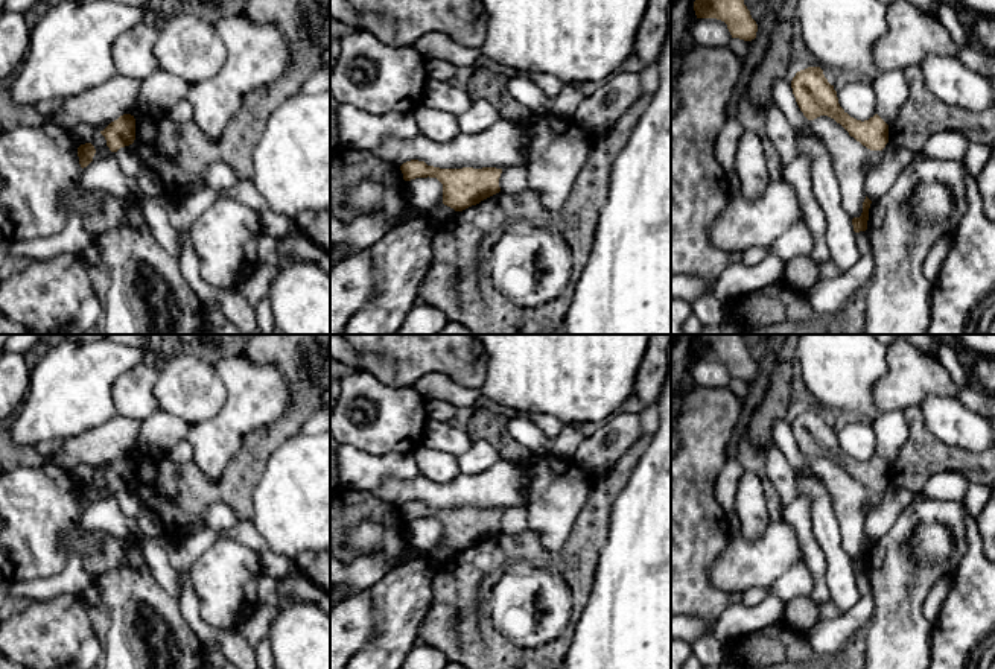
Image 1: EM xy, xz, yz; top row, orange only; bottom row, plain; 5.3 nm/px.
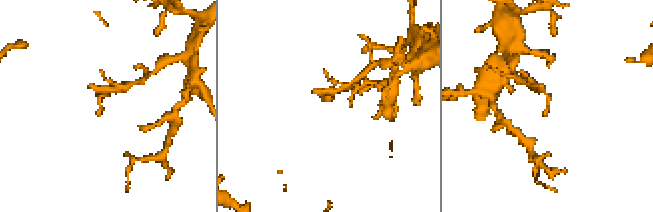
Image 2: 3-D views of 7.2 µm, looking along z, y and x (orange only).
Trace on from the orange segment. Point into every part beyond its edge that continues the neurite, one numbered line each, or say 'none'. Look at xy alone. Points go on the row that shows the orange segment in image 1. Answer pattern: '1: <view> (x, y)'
none

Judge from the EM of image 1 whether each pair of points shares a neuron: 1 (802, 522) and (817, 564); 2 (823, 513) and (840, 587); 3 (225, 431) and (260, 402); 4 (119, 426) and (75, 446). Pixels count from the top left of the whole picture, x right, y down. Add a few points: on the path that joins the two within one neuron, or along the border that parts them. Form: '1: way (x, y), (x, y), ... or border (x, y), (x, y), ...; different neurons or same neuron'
1: way (805, 532), (813, 554); same neuron
2: way (826, 531), (839, 569); same neuron
3: way (235, 421), (251, 405); same neuron
4: way (108, 437), (99, 446), (85, 446); same neuron

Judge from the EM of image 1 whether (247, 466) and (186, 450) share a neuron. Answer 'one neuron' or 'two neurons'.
two neurons

